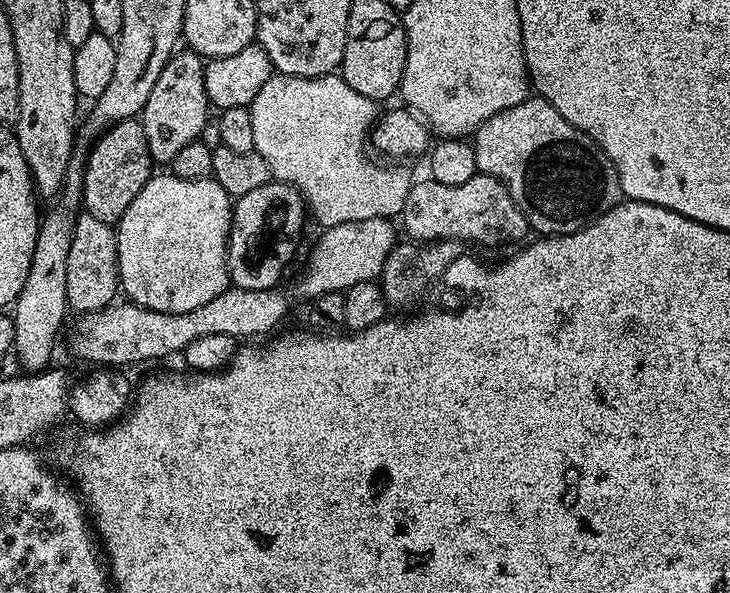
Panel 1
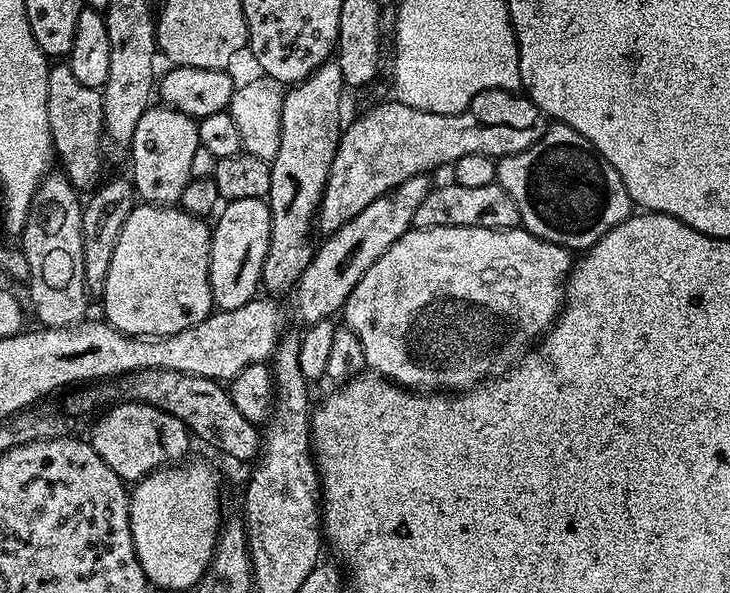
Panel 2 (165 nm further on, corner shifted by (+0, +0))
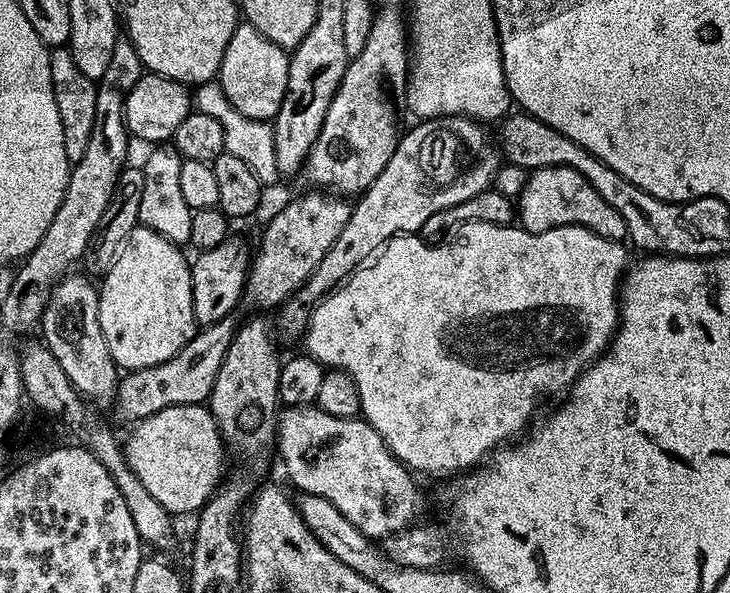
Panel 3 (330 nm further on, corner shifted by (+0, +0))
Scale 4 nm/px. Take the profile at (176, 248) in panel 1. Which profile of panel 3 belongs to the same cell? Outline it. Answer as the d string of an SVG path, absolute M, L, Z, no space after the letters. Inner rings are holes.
M138 226L120 249L114 266L104 273L99 281L98 318L102 334L106 338L106 346L114 358L117 369L131 370L158 366L174 358L174 354L178 354L178 350L182 350L182 346L186 346L186 342L196 335L198 325L192 301L192 270L189 257L184 257L180 252L183 251L166 238L162 238L162 234Z

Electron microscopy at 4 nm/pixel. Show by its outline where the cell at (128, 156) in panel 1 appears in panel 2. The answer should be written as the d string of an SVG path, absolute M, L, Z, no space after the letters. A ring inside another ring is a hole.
M56 62L49 67L46 90L48 91L46 114L50 122L52 151L55 159L58 162L60 159L59 167L64 177L72 183L73 188L83 190L89 187L88 189L91 189L101 179L100 148L102 152L104 134L103 95L90 86L82 86L82 82L74 78L67 62Z

